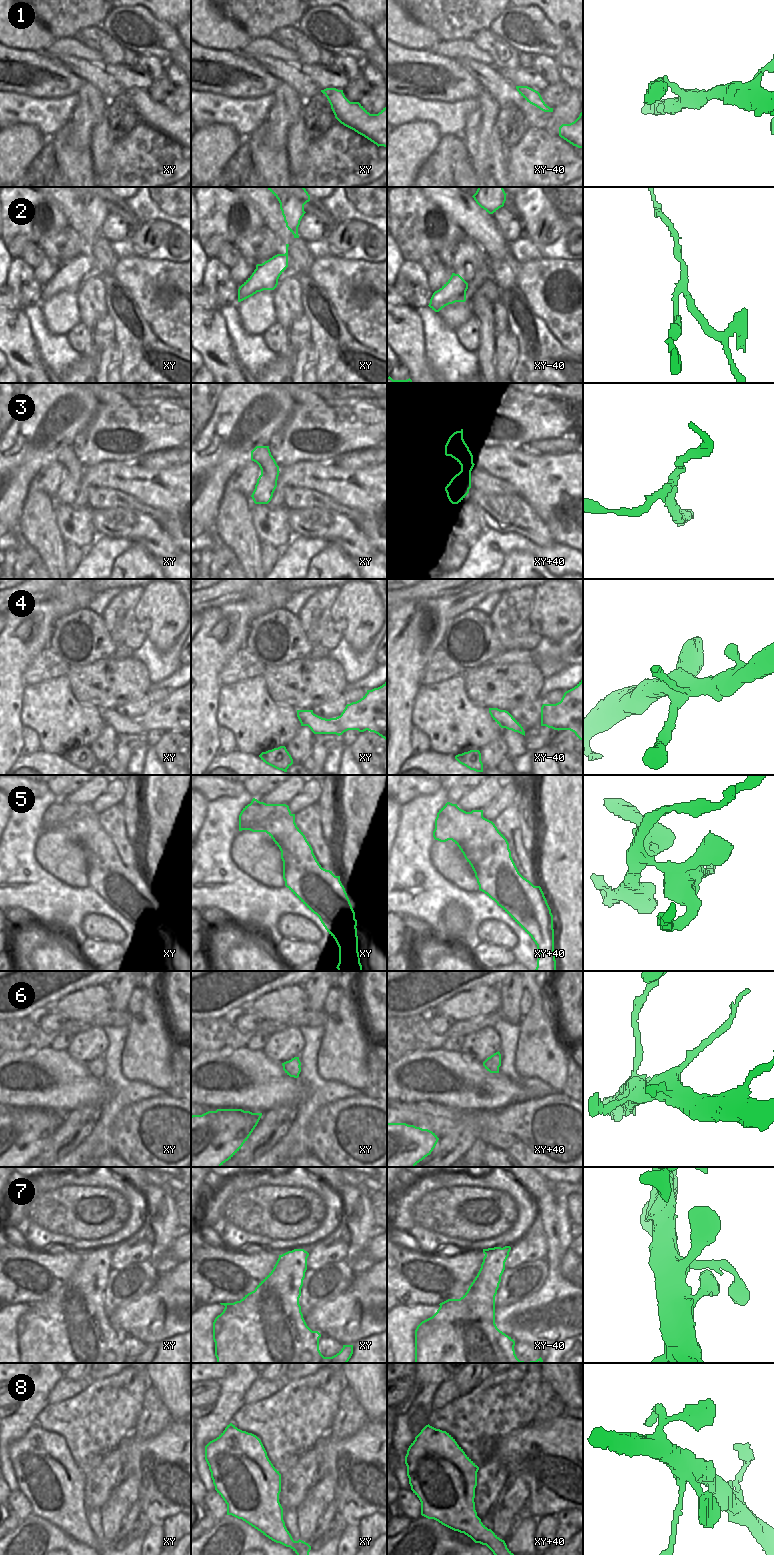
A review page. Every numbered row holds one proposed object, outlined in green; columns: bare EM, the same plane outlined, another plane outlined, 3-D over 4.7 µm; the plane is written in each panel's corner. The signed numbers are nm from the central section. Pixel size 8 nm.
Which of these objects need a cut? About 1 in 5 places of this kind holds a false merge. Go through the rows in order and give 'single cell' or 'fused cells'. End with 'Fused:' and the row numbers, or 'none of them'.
1: single cell
2: fused cells
3: fused cells
4: single cell
5: fused cells
6: fused cells
7: single cell
8: single cell
Fused: 2, 3, 5, 6

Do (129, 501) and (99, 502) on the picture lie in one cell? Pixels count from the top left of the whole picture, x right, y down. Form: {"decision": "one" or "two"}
{"decision": "one"}

